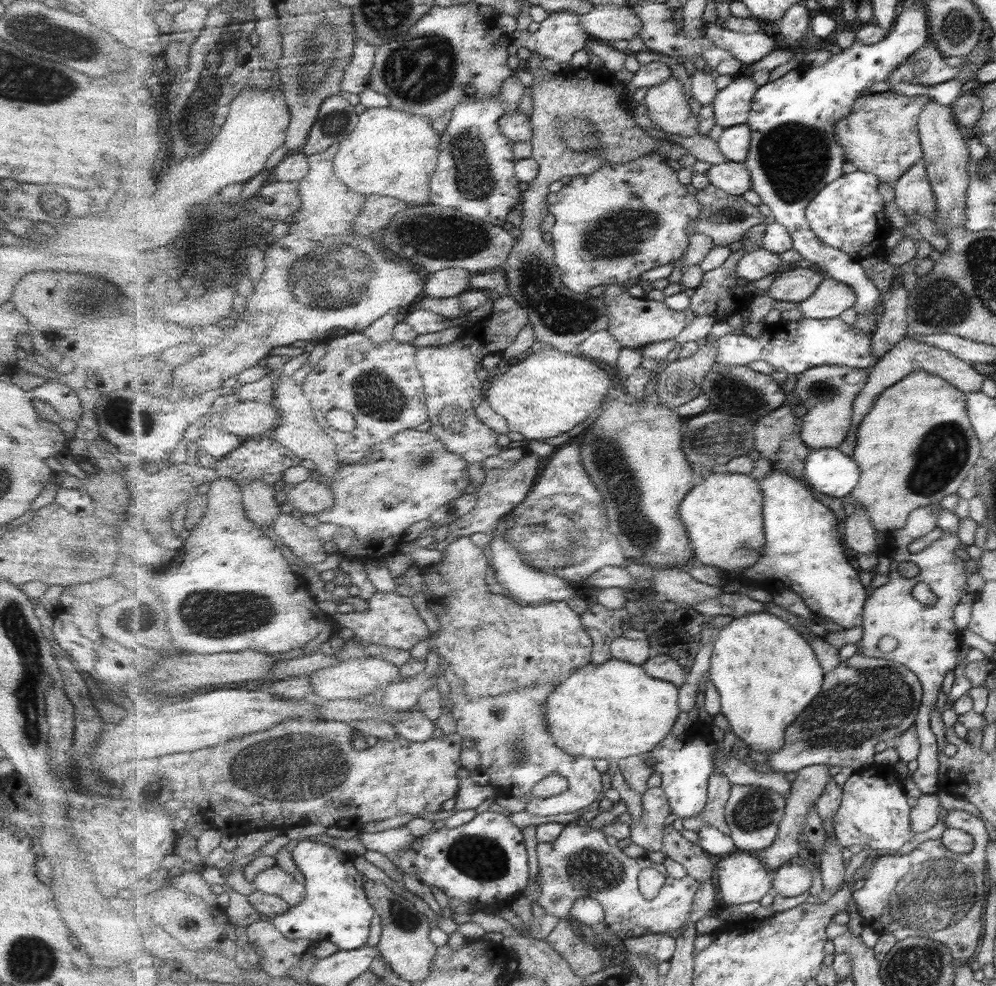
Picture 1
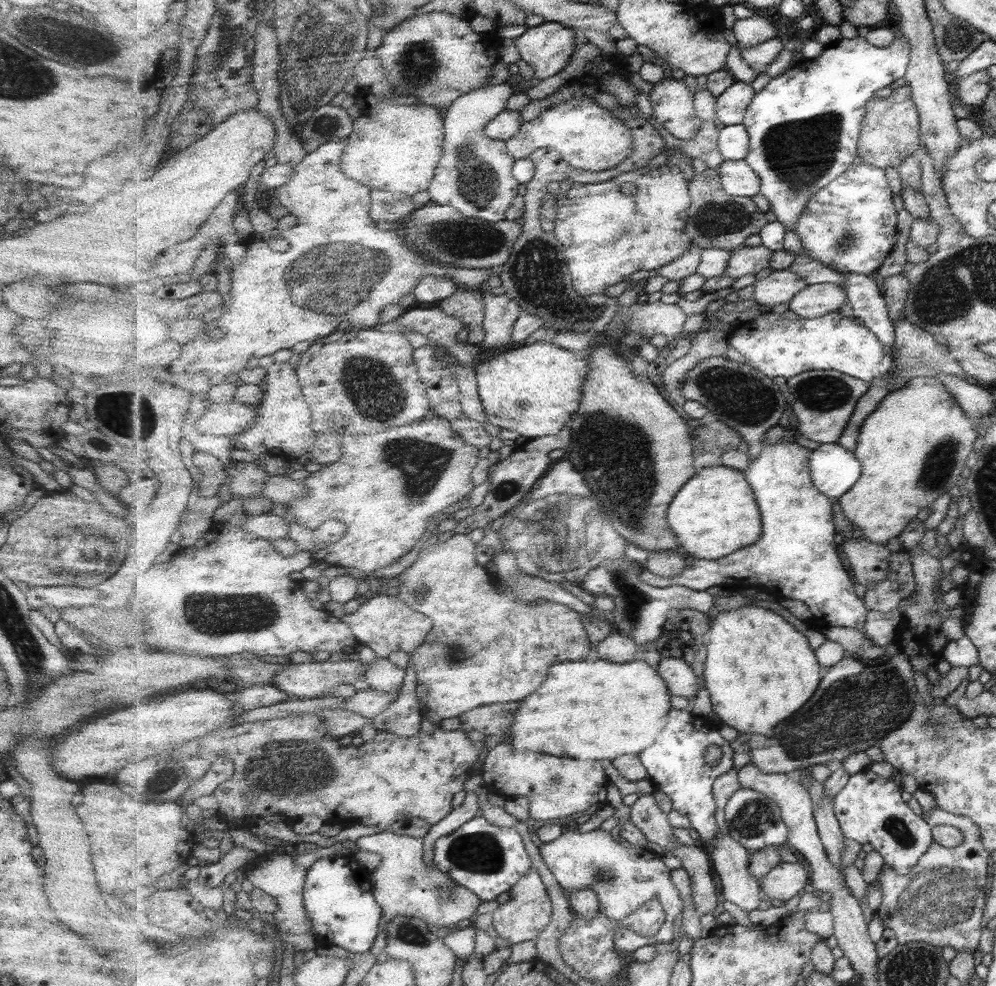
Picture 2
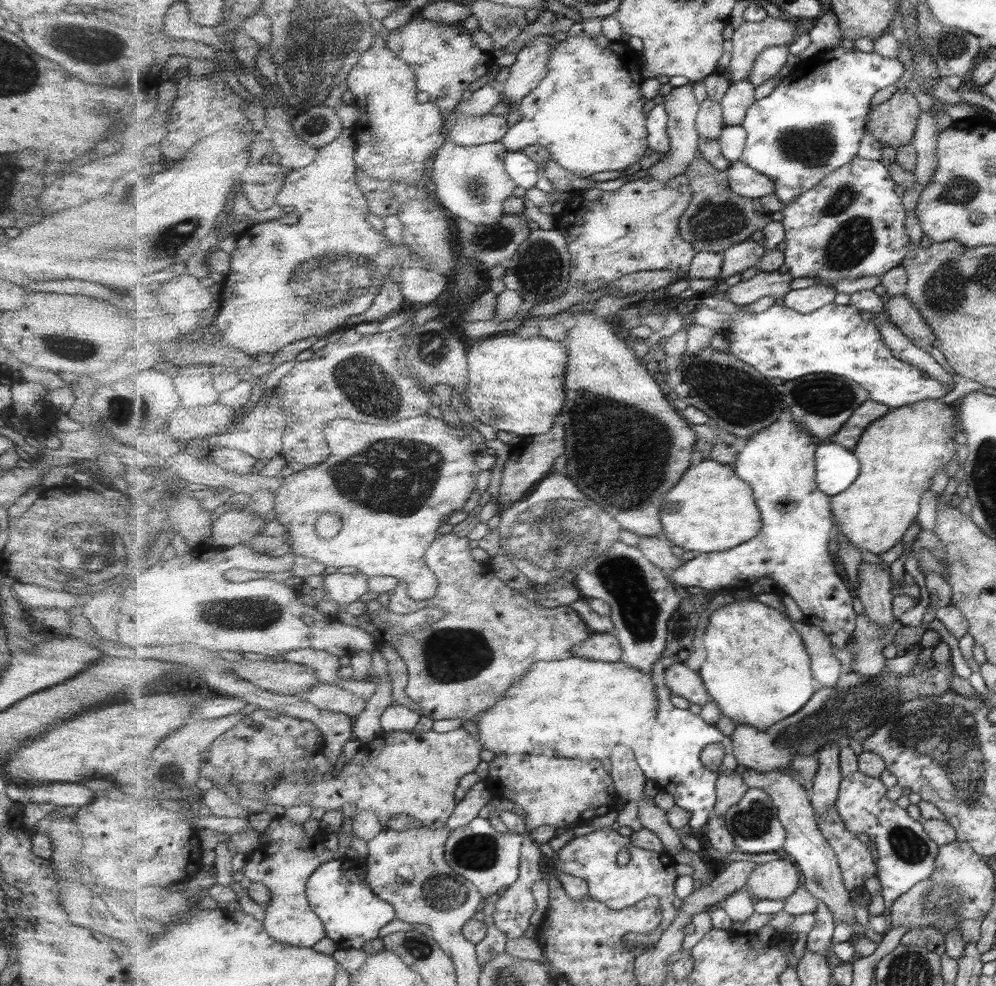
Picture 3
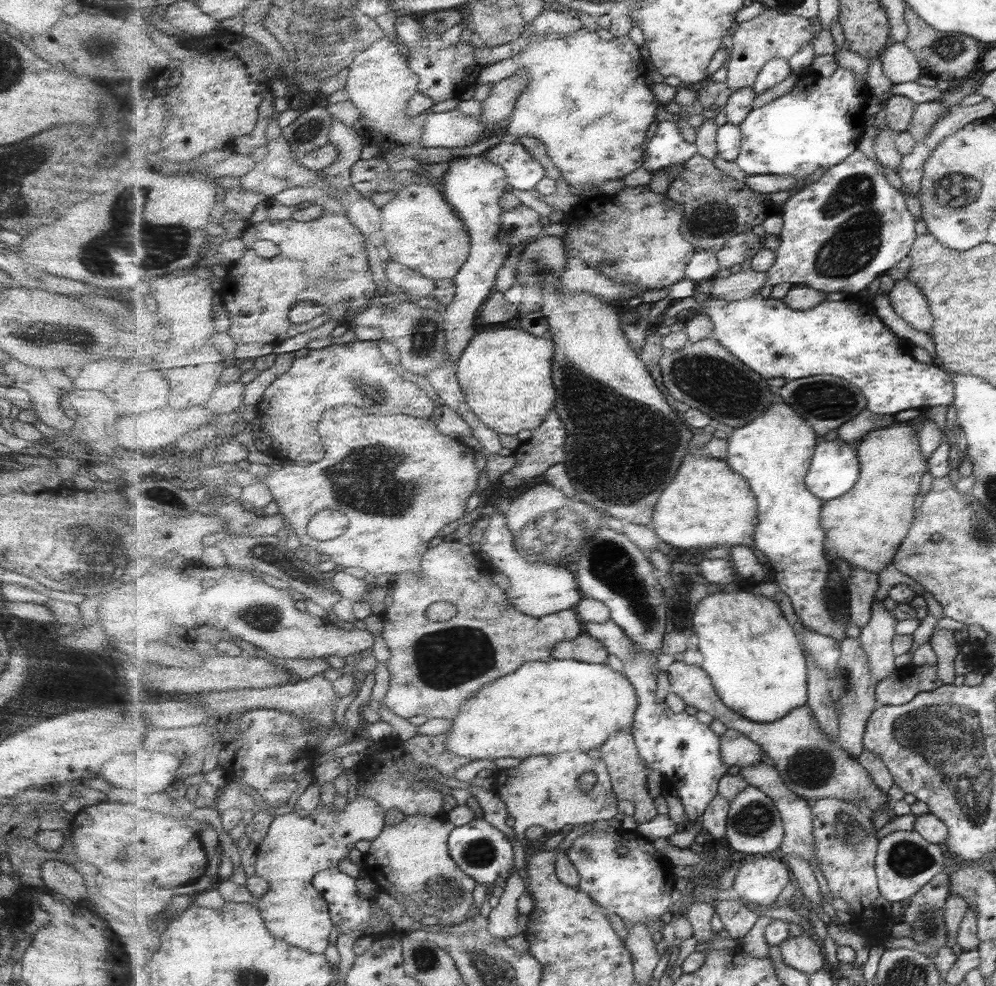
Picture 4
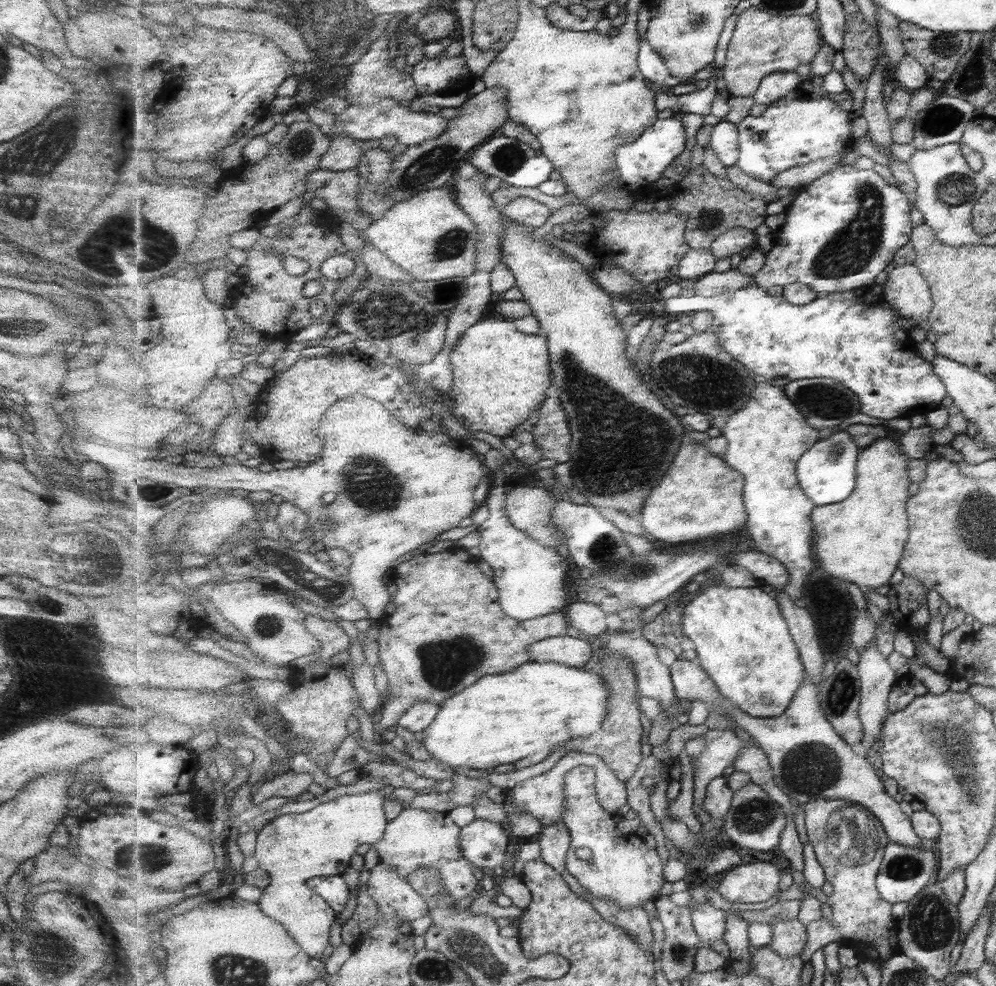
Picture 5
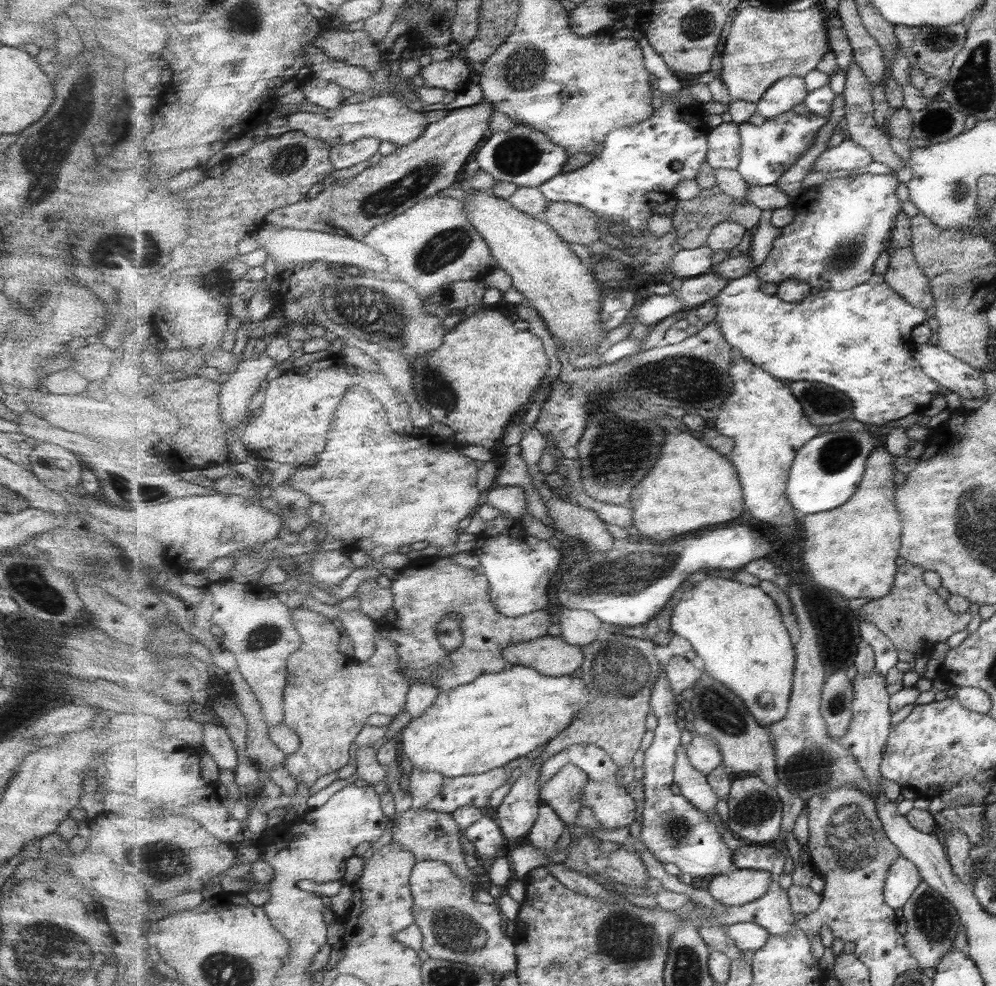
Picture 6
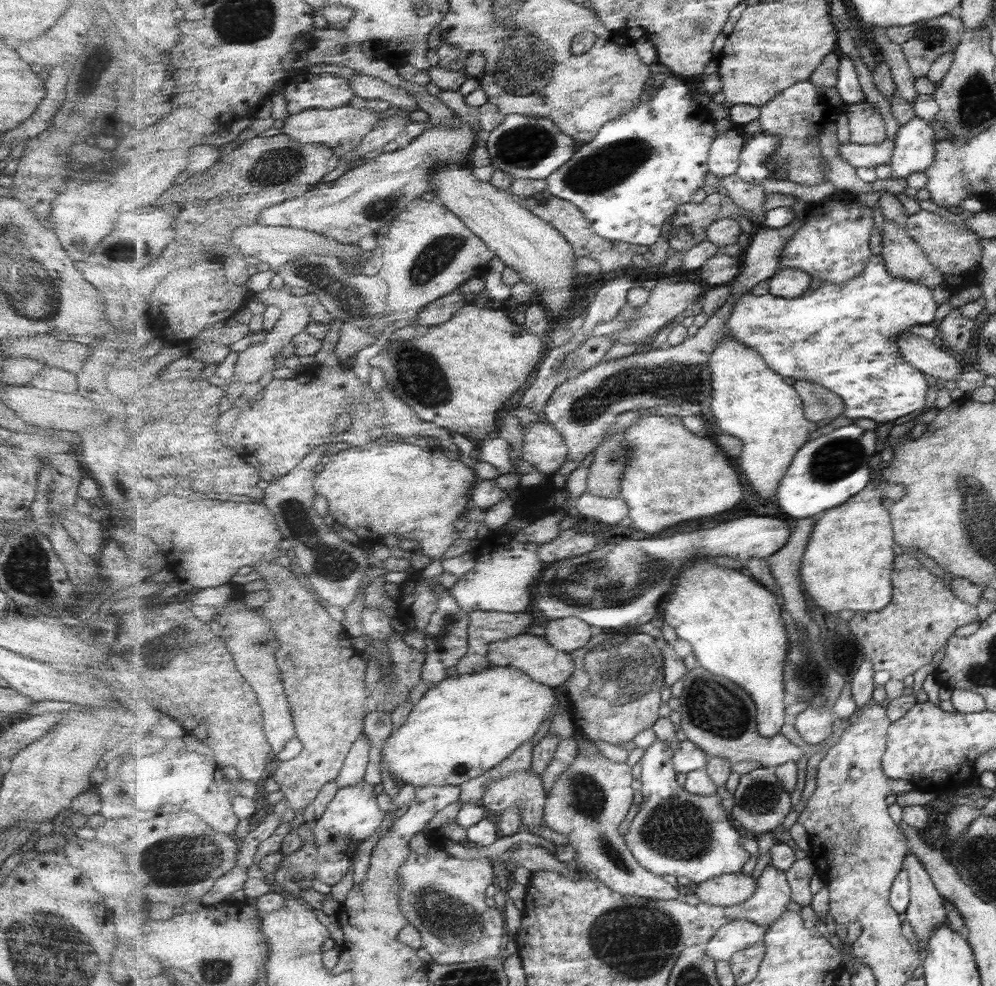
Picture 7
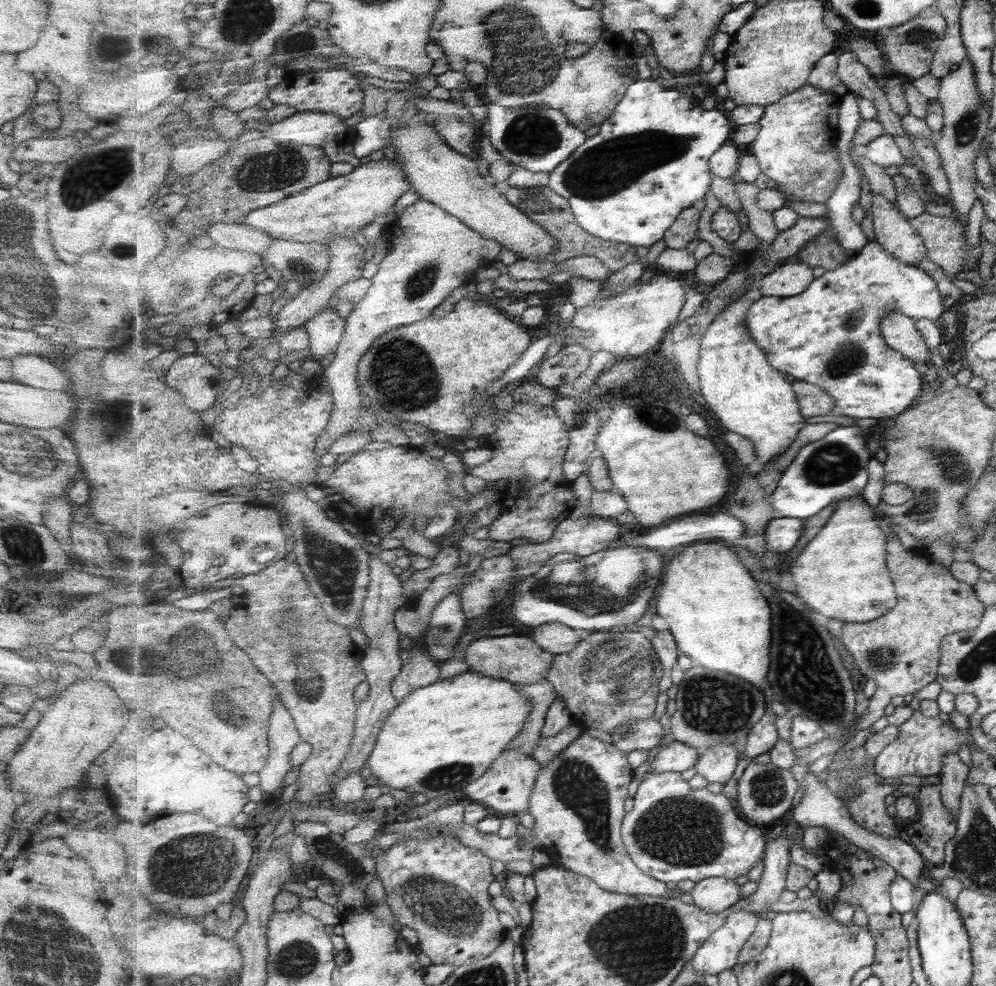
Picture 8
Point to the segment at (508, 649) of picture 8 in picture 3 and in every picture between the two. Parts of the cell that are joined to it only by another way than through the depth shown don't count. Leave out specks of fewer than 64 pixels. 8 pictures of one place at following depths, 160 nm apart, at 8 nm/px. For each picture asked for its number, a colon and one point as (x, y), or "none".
3: (602, 647)
4: (586, 648)
5: (567, 650)
6: (551, 655)
7: (534, 655)

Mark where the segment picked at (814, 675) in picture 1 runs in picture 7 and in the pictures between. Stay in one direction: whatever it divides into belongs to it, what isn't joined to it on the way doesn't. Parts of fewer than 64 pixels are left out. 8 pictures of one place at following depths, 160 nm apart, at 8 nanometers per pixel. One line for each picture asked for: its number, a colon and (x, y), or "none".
2: (759, 669)
3: (757, 669)
4: (757, 661)
5: (741, 636)
6: (738, 630)
7: (734, 625)

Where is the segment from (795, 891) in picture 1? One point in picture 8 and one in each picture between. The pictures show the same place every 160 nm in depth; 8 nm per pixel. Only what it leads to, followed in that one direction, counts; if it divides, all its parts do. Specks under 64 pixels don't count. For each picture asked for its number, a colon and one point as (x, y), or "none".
2: (786, 881)
3: (774, 880)
4: (762, 881)
5: (758, 881)
6: (742, 886)
7: (728, 890)
8: (714, 895)

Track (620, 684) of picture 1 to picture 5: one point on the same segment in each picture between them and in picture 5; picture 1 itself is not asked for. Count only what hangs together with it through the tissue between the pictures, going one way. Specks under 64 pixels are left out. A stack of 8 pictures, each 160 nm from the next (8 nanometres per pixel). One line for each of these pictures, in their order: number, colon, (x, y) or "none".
2: (603, 709)
3: (597, 705)
4: (560, 705)
5: (501, 719)

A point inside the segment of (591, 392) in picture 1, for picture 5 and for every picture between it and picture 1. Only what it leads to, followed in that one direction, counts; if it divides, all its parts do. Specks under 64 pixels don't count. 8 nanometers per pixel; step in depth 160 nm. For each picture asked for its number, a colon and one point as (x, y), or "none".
2: (534, 390)
3: (517, 385)
4: (506, 373)
5: (501, 375)

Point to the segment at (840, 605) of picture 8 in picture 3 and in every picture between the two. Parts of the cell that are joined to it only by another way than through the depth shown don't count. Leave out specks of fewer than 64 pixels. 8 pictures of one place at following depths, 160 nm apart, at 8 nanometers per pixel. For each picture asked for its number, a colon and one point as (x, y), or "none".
3: (901, 453)
4: (866, 527)
5: (861, 540)
6: (853, 550)
7: (848, 564)

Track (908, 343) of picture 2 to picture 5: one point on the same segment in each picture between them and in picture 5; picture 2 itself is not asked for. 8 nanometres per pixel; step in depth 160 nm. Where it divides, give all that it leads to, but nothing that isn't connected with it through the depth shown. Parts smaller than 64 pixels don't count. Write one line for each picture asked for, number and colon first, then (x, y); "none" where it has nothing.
3: (903, 313)
4: (906, 298)
5: (908, 290)

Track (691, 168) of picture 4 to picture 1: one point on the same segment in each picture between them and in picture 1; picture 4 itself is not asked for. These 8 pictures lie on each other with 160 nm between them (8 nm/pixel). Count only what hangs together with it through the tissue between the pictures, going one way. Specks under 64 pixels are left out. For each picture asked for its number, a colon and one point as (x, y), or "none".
1: (726, 218)
2: (717, 220)
3: (718, 218)

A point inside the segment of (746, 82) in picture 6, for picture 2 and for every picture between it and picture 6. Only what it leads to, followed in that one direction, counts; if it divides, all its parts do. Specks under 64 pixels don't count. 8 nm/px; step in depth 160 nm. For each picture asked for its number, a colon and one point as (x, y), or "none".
2: (752, 31)
3: (751, 38)
4: (772, 34)
5: (764, 42)

